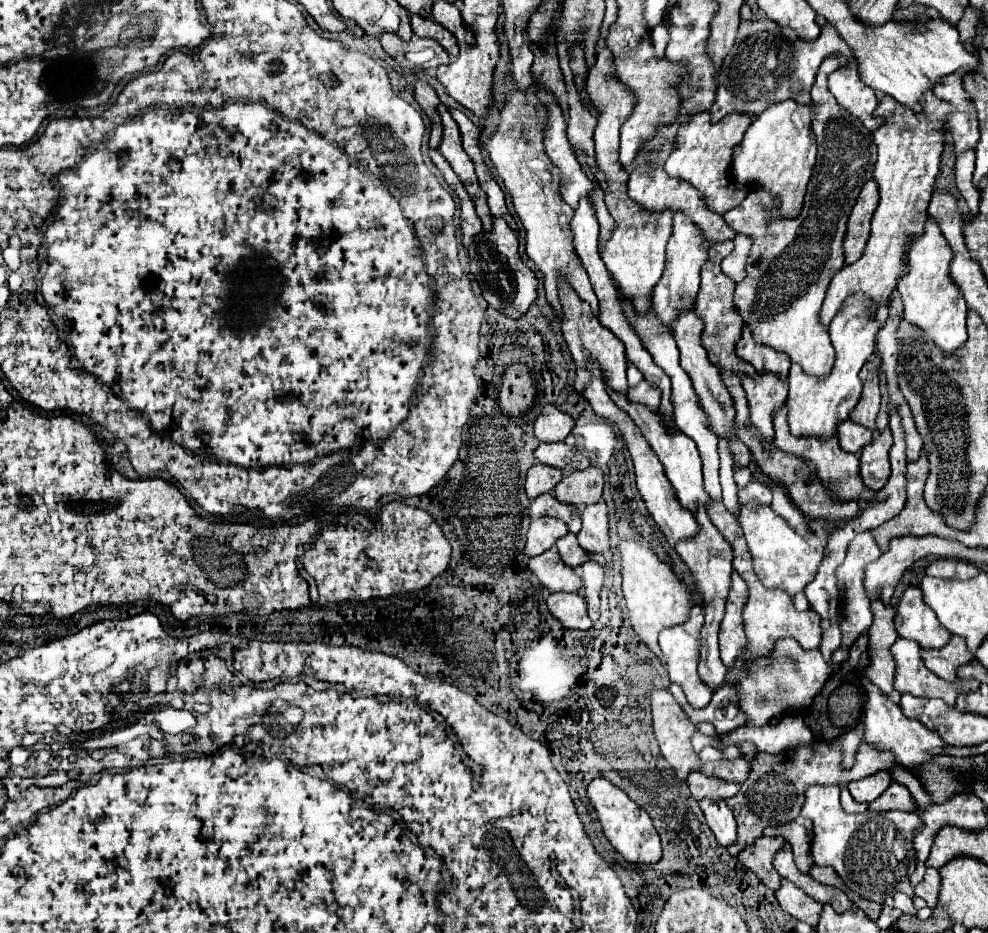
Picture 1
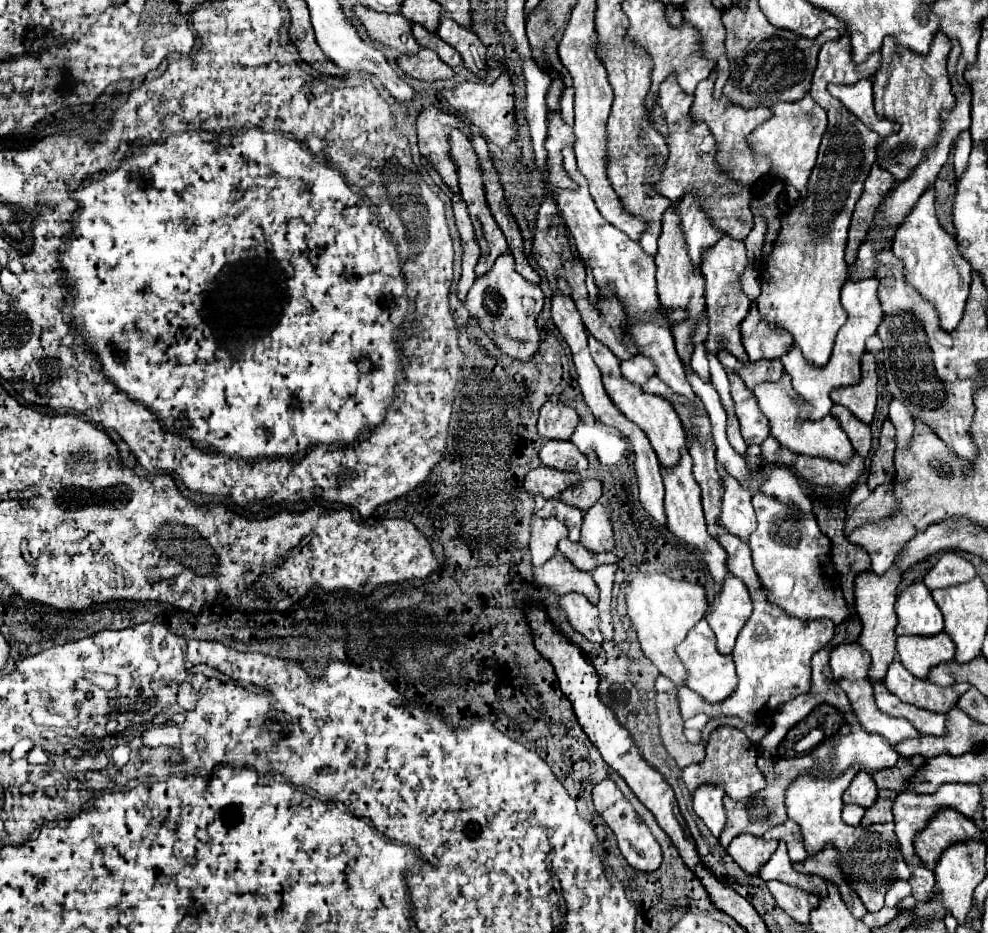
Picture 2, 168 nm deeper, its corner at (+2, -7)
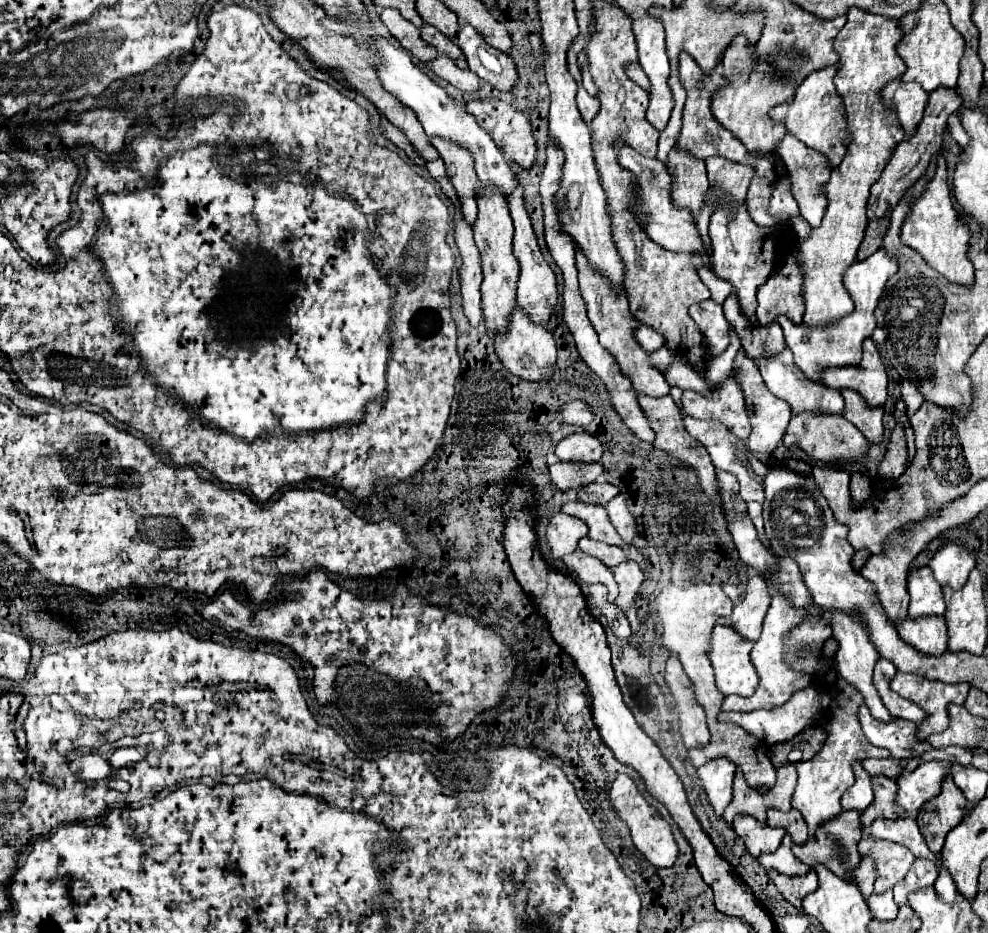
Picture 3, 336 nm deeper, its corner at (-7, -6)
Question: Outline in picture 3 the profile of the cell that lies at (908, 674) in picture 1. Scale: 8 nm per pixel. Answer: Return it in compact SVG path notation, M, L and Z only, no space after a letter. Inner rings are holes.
M902 671L896 673L890 687L900 697L914 701L916 705L920 705L928 713L928 719L924 723L918 723L916 737L920 741L924 741L924 737L928 737L930 733L944 731L950 725L948 705L950 703L962 705L966 701L968 691L970 691L970 683L948 685L942 681L928 681L920 675L902 673Z

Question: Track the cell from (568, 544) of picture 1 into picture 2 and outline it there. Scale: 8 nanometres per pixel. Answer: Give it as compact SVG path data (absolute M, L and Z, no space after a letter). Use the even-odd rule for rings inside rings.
M563 538L559 542L559 552L563 556L567 556L575 566L579 566L579 570L591 572L591 570L595 570L601 564L601 560L597 560L599 558L597 554L589 552L581 542L571 542L569 538Z

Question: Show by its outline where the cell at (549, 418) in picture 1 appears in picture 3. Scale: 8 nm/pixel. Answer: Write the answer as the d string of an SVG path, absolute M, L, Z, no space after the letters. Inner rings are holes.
M584 401L566 403L566 405L560 409L560 417L562 417L562 423L566 423L566 425L576 425L576 427L586 427L586 425L592 421L590 407L588 407Z

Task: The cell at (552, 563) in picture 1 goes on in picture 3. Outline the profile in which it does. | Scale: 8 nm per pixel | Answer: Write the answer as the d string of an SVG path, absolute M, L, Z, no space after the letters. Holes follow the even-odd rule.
M580 551L564 555L562 561L564 561L568 573L572 577L576 577L580 583L584 583L584 585L594 585L594 583L606 585L608 587L608 601L614 603L614 599L618 595L618 585L614 581L612 571L602 561L598 561L596 557L588 557Z

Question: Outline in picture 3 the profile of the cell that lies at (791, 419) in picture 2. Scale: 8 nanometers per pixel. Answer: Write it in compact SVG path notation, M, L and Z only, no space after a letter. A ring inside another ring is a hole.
M786 349L782 351L780 355L772 357L772 359L762 359L756 363L760 373L762 373L762 379L768 387L770 393L774 393L776 397L784 399L790 409L792 409L792 415L800 415L800 413L820 413L822 415L844 415L844 399L840 395L840 391L832 391L828 387L822 387L822 385L816 385L814 381L810 381L792 361L792 351Z

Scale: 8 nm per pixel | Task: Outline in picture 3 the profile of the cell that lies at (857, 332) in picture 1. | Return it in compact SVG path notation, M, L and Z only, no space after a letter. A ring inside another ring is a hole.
M878 249L874 255L870 255L864 261L856 261L852 263L852 267L848 267L848 271L844 273L844 287L848 289L852 301L854 301L854 311L824 327L824 329L812 329L802 325L794 325L788 319L780 317L780 327L784 331L786 337L786 345L788 349L794 353L794 363L800 367L800 371L804 371L804 375L808 375L808 379L812 379L814 383L822 385L822 375L826 369L830 367L844 367L844 365L860 365L862 359L862 343L864 339L868 339L872 335L872 331L876 329L876 319L874 319L874 309L884 293L886 281L898 271L898 263L894 257L886 255L884 249Z

